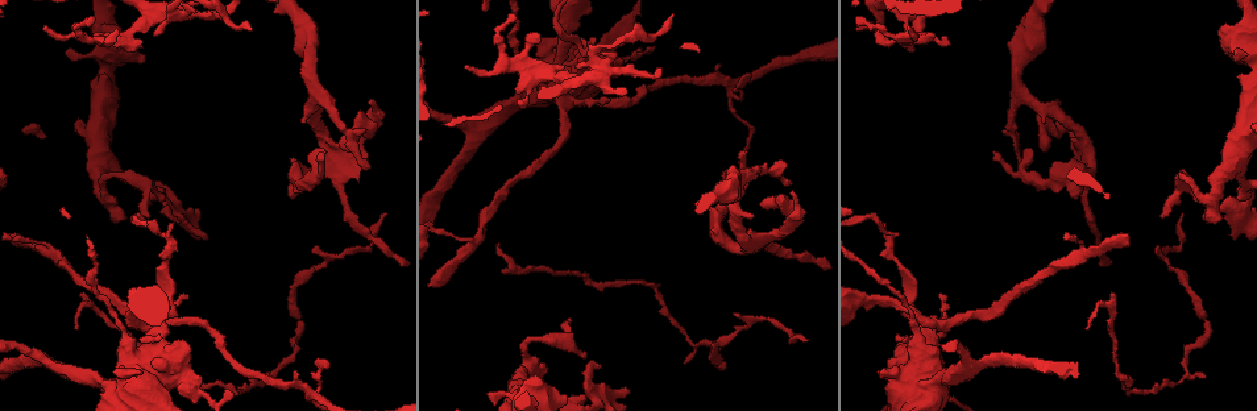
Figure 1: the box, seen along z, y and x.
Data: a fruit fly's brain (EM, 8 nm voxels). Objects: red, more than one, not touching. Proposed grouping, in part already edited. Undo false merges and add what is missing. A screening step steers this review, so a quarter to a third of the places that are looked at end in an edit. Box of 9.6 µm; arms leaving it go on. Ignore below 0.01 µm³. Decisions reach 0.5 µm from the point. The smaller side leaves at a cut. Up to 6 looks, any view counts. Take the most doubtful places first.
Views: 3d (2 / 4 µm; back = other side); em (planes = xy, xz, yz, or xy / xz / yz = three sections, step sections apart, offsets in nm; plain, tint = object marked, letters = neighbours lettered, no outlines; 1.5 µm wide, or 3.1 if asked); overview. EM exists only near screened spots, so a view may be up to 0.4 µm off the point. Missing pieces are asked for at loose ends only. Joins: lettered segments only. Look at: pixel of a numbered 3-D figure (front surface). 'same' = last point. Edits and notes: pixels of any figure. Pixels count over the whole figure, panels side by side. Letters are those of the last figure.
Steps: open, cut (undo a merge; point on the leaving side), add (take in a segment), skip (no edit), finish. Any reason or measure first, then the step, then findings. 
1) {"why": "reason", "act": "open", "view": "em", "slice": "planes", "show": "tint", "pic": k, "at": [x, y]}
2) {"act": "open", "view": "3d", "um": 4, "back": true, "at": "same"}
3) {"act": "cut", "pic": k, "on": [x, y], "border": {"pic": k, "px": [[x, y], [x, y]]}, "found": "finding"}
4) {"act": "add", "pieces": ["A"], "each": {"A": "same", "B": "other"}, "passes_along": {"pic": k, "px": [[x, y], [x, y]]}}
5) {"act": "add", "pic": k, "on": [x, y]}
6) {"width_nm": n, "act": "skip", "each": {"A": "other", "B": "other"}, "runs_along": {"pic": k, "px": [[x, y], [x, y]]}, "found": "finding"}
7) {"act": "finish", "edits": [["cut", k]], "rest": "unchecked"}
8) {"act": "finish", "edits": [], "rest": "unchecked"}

{"why": "an open end", "act": "open", "view": "3d", "um": 4, "pic": 1, "at": [499, 243]}

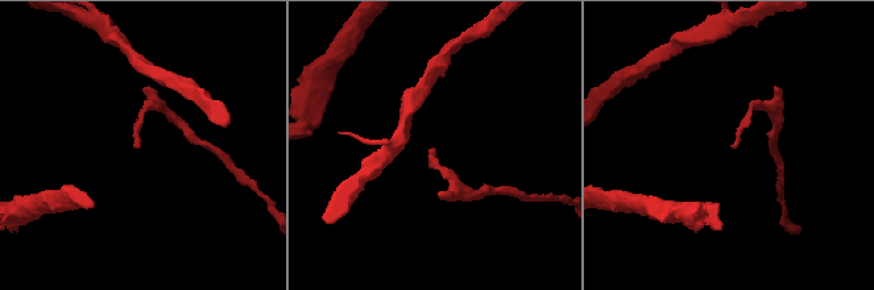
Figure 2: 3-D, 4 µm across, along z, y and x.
{"why": "shape alone is not enough", "act": "open", "view": "em", "slice": "xz", "step": 8, "show": "tint", "pic": 2, "at": [140, 147]}

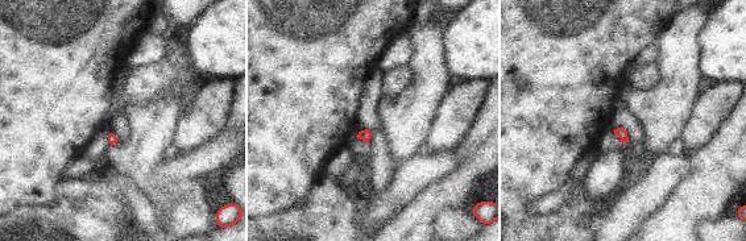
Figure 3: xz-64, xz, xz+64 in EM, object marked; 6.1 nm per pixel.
{"why": "another direction", "act": "open", "view": "em", "slice": "planes", "show": "letters", "at": "same"}

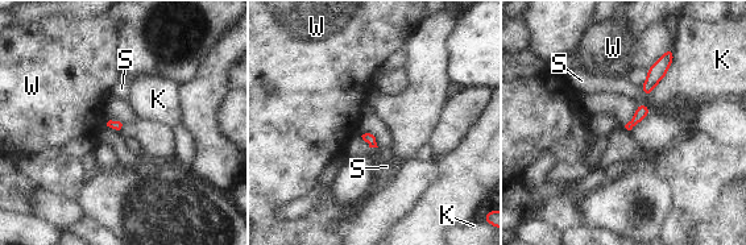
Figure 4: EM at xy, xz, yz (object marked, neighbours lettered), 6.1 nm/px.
{"act": "skip", "each": {"K": "other", "S": "other", "W": "other"}, "border": {"pic": 4, "px": [[675, 52], [666, 75], [650, 95]]}, "found": "no lettered segment goes on from it"}

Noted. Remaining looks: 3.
{"why": "an open end", "act": "open", "view": "em", "slice": "yz", "step": 8, "show": "tint", "pic": 1, "at": [127, 219]}

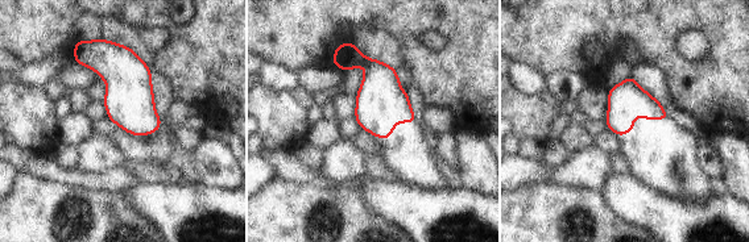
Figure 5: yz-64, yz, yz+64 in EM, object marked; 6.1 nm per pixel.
{"act": "open", "view": "em", "slice": "planes", "show": "letters", "at": "same"}

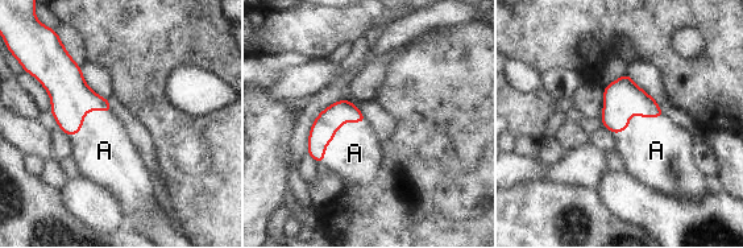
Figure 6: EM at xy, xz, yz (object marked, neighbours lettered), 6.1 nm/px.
{"act": "add", "pieces": ["A"], "each": {"A": "same"}, "passes_along": {"pic": 6, "px": [[324, 127], [335, 132], [355, 153]]}, "found": "the neuron continues"}

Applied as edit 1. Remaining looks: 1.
{"act": "finish", "edits": [["add", 6]], "rest": "unchecked"}

